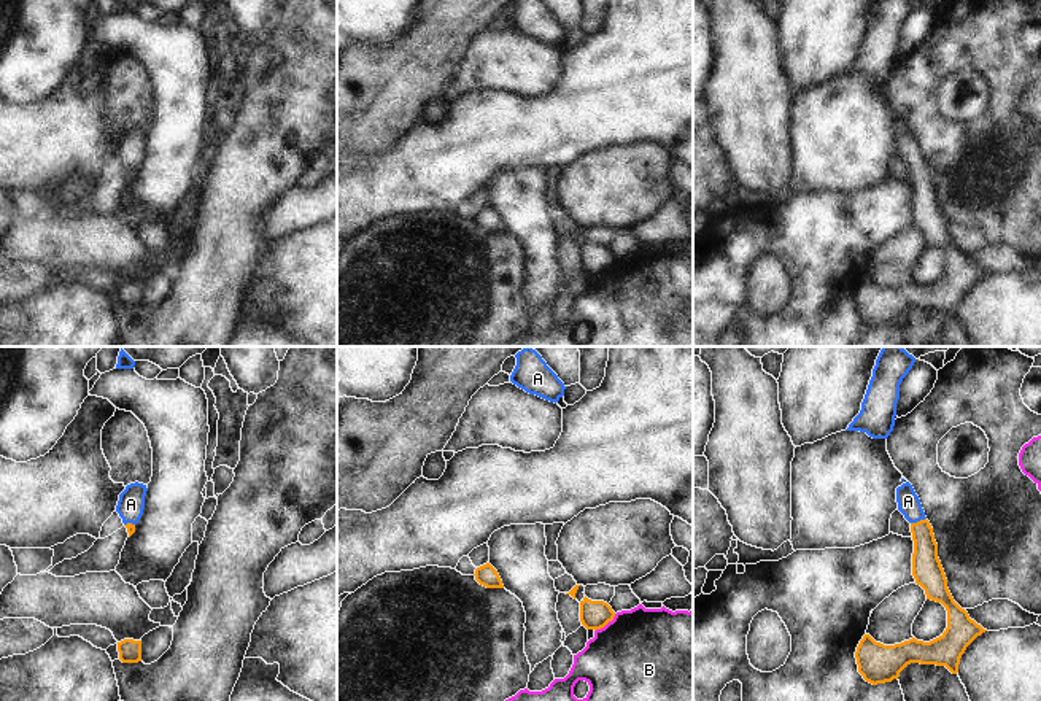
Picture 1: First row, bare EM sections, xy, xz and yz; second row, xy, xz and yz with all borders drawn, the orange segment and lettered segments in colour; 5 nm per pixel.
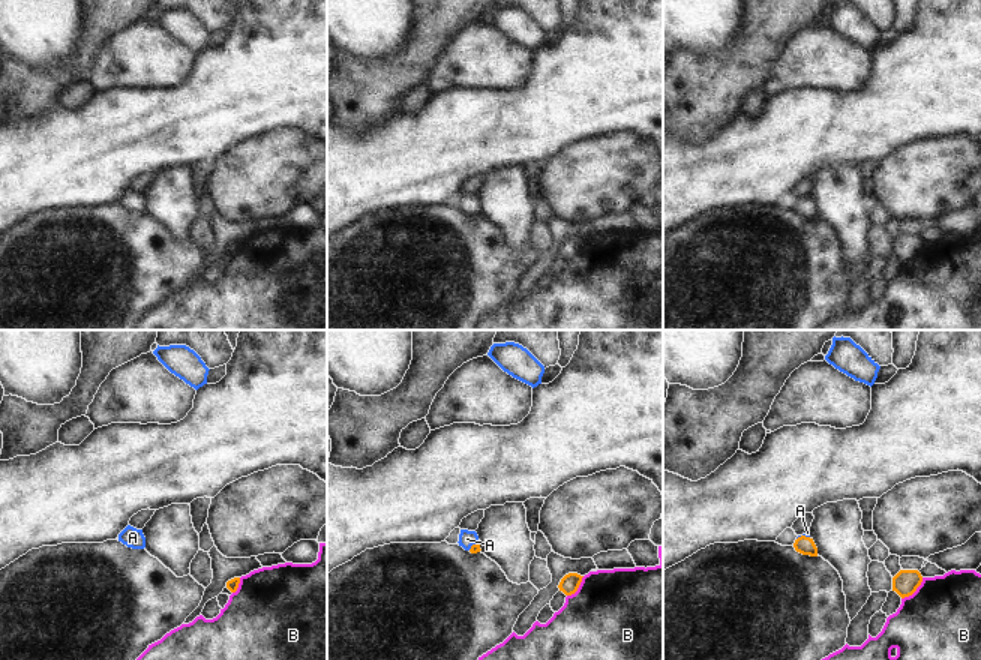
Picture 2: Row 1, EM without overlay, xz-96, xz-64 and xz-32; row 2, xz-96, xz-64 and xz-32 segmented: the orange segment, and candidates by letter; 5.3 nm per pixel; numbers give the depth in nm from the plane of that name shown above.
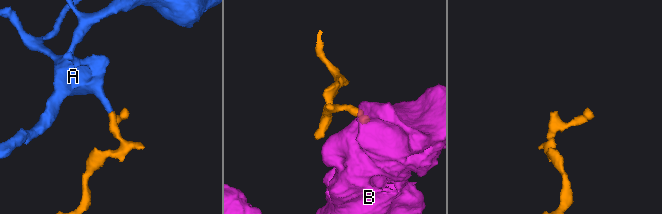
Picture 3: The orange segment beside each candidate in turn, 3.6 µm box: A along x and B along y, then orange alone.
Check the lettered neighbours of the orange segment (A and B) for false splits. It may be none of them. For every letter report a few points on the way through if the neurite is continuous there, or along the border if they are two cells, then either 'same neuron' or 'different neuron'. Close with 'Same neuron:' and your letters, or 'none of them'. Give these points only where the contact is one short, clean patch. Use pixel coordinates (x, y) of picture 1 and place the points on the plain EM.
A: way yz (927, 213), (925, 189), (917, 166), (908, 145); same neuron
B: border xz (615, 258), (595, 275); different neuron
Same neuron: A

